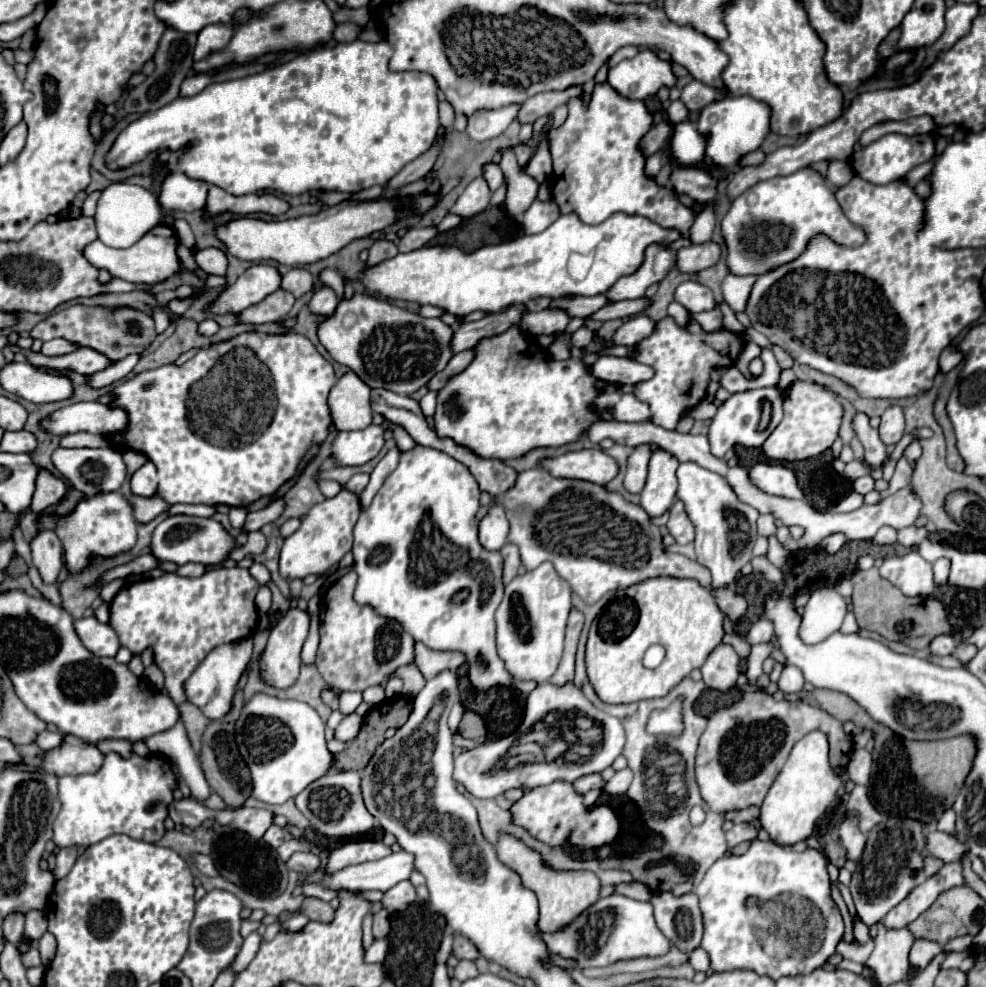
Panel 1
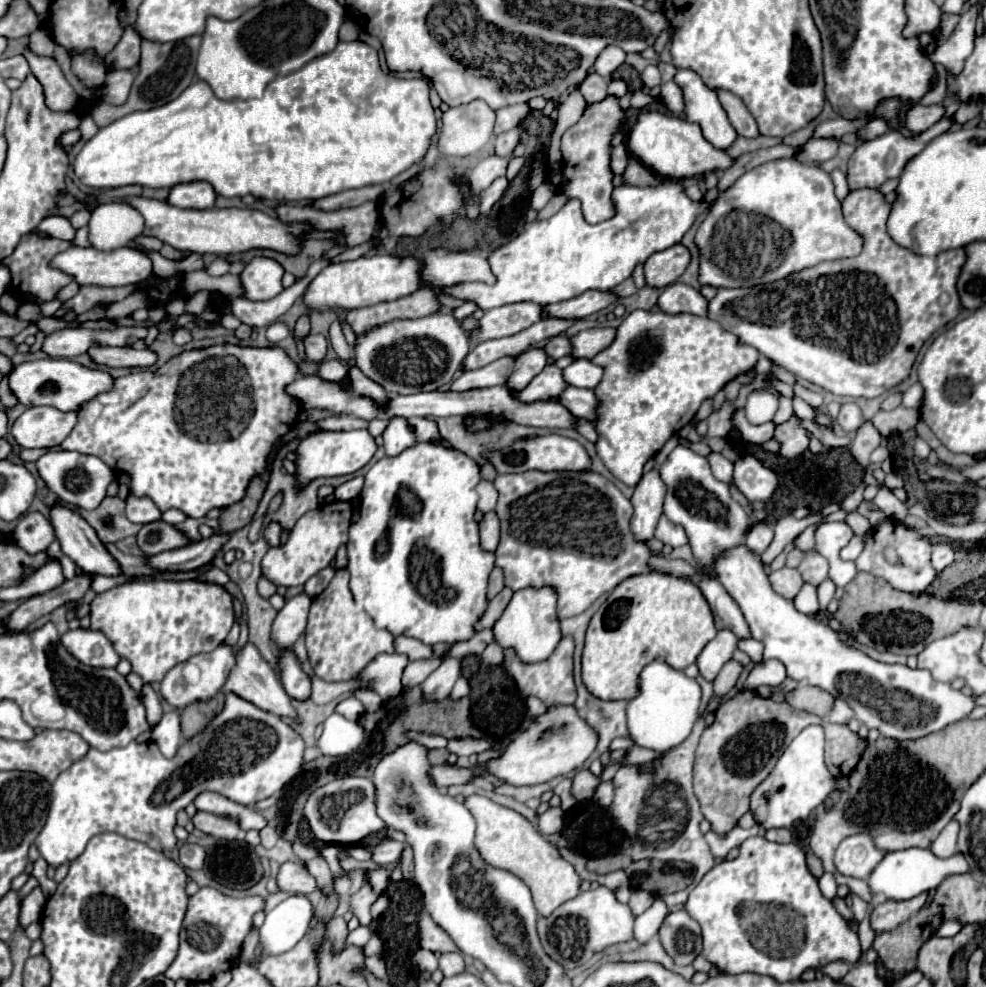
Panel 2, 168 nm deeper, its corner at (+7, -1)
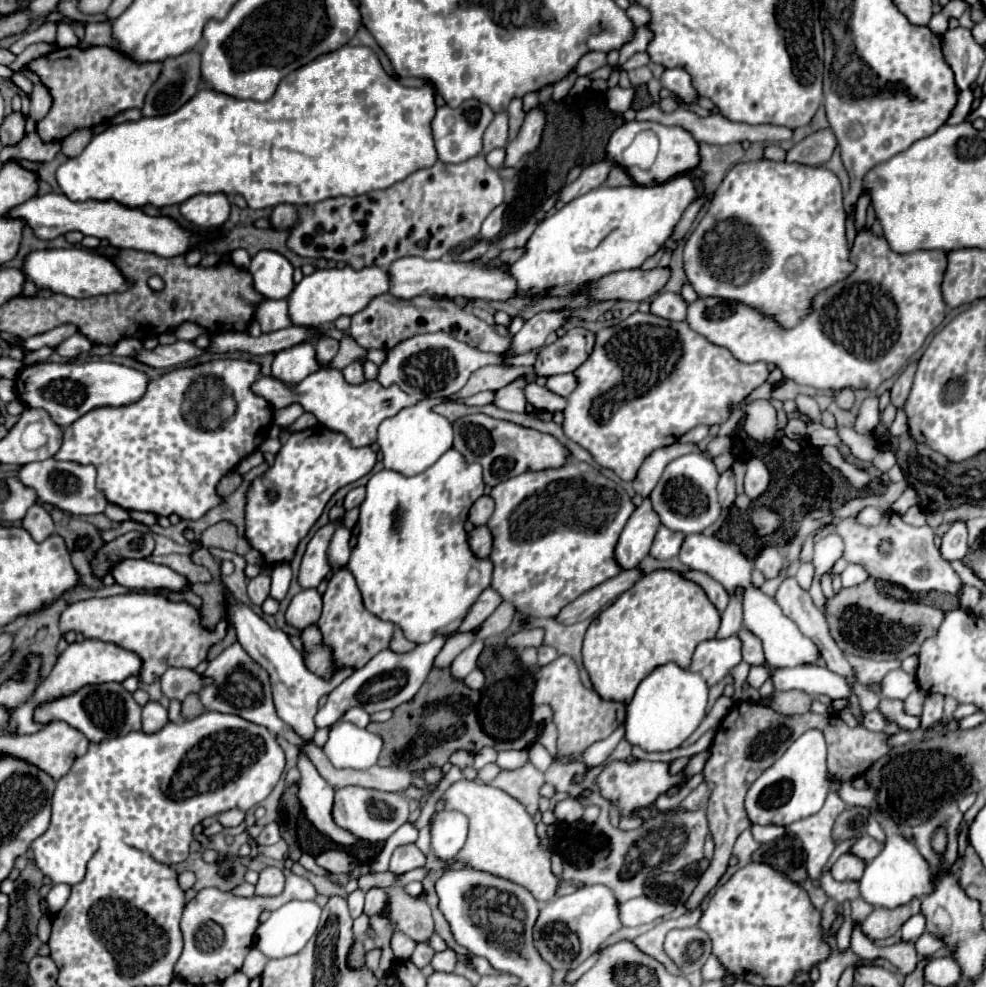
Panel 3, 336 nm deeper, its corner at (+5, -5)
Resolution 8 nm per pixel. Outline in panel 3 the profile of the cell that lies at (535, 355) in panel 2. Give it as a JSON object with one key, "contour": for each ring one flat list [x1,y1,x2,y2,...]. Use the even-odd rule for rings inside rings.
{"contour":[[515,380,509,386,501,388,499,392,495,392,495,400,493,404,497,408,503,410,511,410,511,412,525,412,525,398,523,398,523,388,525,388,527,380]]}

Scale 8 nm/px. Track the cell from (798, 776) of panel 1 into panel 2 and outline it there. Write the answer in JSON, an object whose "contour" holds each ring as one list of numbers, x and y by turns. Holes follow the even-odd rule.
{"contour":[[807,726,781,754,771,774,751,794,751,812,759,826,791,828,797,820,803,820,815,810,829,792,835,790,835,778,829,774,824,761,825,737,821,726]]}

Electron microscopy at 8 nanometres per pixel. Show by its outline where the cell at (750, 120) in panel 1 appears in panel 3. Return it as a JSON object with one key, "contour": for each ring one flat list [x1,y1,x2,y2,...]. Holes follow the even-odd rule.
{"contour":[[673,68,673,70,665,70,661,74,661,86,671,90,673,94,681,96,685,102,693,102,697,96,697,90,691,84,691,76,681,70,681,68]]}

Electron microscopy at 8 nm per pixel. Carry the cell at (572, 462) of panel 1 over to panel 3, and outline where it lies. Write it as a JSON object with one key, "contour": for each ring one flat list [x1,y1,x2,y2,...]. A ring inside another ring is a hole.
{"contour":[[485,414,463,416,453,422,455,432,455,450,467,458,467,462,477,462,483,466,483,482,489,486,497,486,507,478,519,476,527,470,547,470,559,468,567,462,569,452,565,446,557,442,551,434,543,434,531,428,523,428,519,424,497,420]]}

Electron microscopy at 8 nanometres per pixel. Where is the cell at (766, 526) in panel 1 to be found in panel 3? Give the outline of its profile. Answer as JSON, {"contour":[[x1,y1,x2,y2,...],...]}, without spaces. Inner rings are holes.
{"contour":[[775,546,763,548,763,552,755,558,755,568,759,572,763,572,765,580,777,578,783,572,783,556,781,556,779,548,775,548]]}

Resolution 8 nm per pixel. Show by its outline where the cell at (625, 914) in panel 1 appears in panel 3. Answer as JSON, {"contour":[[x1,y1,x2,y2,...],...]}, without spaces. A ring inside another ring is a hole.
{"contour":[[603,884,583,886,569,896,553,898,551,902,543,902,539,910,539,918,535,922,533,938,535,948,541,958,553,970,571,970,577,968,579,962,587,960,589,954,595,954,607,936,621,928,617,900]]}

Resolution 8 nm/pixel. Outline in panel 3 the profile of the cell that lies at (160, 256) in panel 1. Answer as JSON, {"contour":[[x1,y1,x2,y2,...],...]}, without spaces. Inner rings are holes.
{"contour":[[77,246,65,250,29,252,21,262,21,272,37,286,37,290,51,290,53,294,65,294,71,298,89,298,89,296,111,294,127,288,127,280,111,260,101,258]]}

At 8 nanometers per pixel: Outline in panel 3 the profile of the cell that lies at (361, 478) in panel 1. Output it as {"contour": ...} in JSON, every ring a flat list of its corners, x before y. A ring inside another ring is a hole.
{"contour":[[365,486,353,488,353,490,347,494,347,498,345,498,345,504,343,504,345,510,351,510,351,508,355,508,355,506,361,506,363,498,365,498]]}

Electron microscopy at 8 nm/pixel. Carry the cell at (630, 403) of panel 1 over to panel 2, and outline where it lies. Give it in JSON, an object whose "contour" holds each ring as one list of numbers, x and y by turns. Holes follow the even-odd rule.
{"contour":[[569,386,559,402,577,418,585,418,587,422,595,424,597,422,597,396,593,390,585,390,585,388,573,388]]}

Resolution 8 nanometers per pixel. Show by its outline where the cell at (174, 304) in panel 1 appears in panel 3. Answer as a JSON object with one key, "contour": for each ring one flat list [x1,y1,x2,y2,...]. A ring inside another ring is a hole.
{"contour":[[73,334,71,338,67,338,65,342,61,342,55,350,63,356,63,358,75,358,75,356,79,356,79,354,83,354,83,352,89,352,91,350,91,342,83,336,83,334]]}

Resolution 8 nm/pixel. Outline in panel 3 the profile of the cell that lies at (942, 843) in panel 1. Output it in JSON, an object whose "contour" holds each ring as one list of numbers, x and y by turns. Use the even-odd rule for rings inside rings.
{"contour":[[865,834,865,836,859,838,847,852,853,854,853,856,857,856,857,858,861,858,861,860,865,860,865,862,871,862,881,850,883,850,883,844]]}

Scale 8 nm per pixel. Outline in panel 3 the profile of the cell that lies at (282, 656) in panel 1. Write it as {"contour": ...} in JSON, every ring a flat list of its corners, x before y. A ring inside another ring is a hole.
{"contour":[[315,588,301,590,297,596,293,596,293,600,285,612,287,624,295,626,297,630,303,630,319,620,321,608,323,608,323,600]]}

